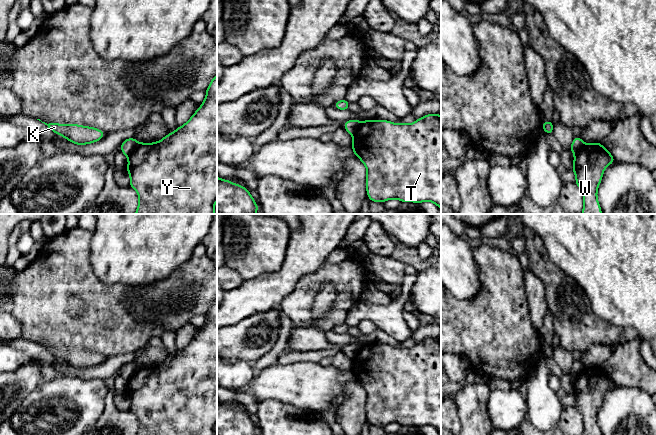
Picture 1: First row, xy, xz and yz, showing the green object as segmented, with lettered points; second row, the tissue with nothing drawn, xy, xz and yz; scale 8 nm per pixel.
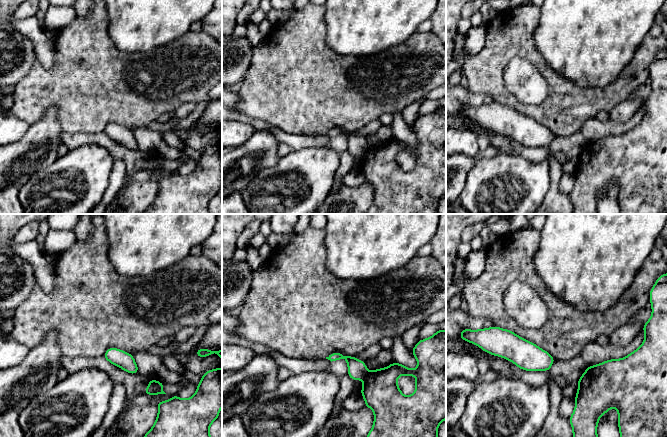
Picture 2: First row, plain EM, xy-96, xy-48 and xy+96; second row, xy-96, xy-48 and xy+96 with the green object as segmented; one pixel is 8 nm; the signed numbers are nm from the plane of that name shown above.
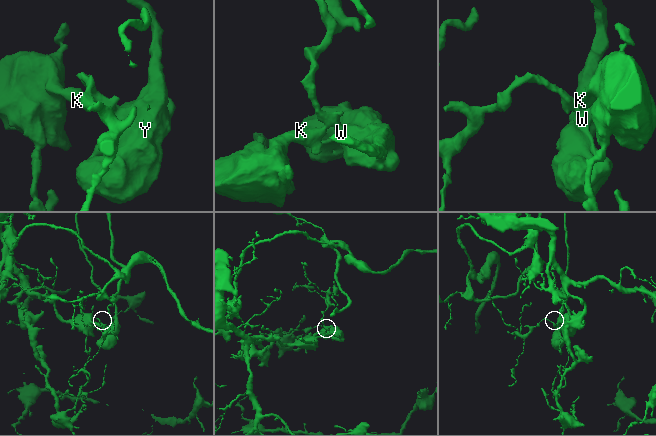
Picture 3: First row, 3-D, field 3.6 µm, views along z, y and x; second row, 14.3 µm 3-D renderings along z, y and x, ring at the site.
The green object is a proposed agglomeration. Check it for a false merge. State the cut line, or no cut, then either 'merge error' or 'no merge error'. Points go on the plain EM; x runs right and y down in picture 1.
xy (139, 367), (127, 380) | merge error

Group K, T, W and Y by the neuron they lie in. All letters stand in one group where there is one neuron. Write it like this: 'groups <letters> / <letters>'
groups K / T W Y

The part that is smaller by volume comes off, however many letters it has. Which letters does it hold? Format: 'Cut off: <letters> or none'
Cut off: T, W, Y

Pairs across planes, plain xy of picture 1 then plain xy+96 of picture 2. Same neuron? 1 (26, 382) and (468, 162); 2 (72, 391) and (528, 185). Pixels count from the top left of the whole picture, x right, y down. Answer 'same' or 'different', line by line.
1: same
2: same

